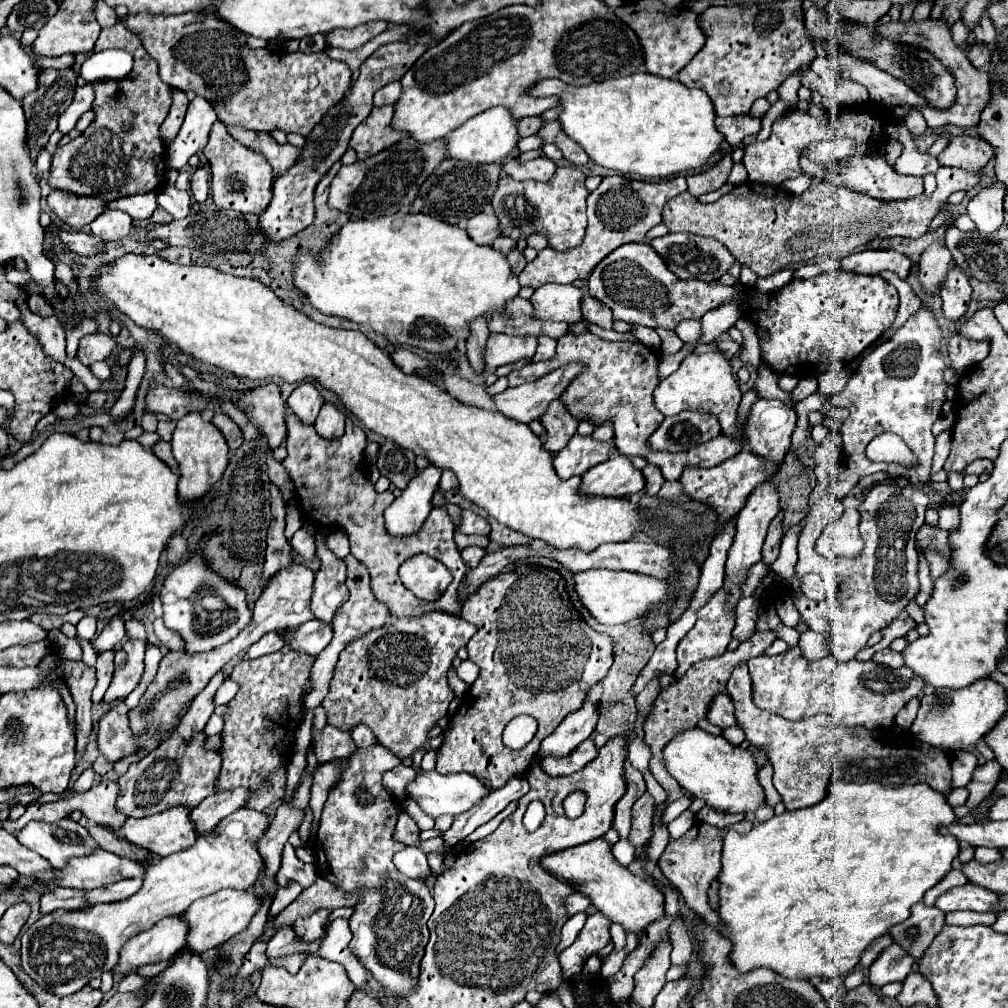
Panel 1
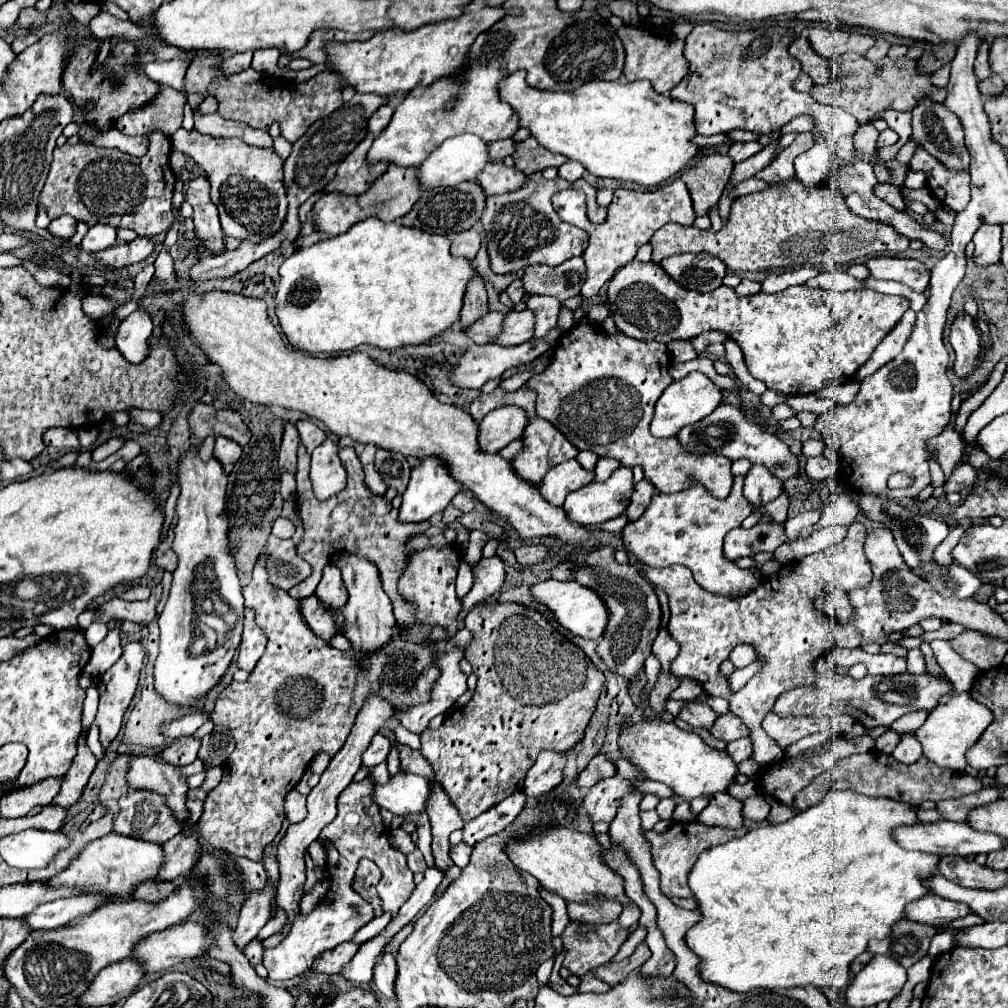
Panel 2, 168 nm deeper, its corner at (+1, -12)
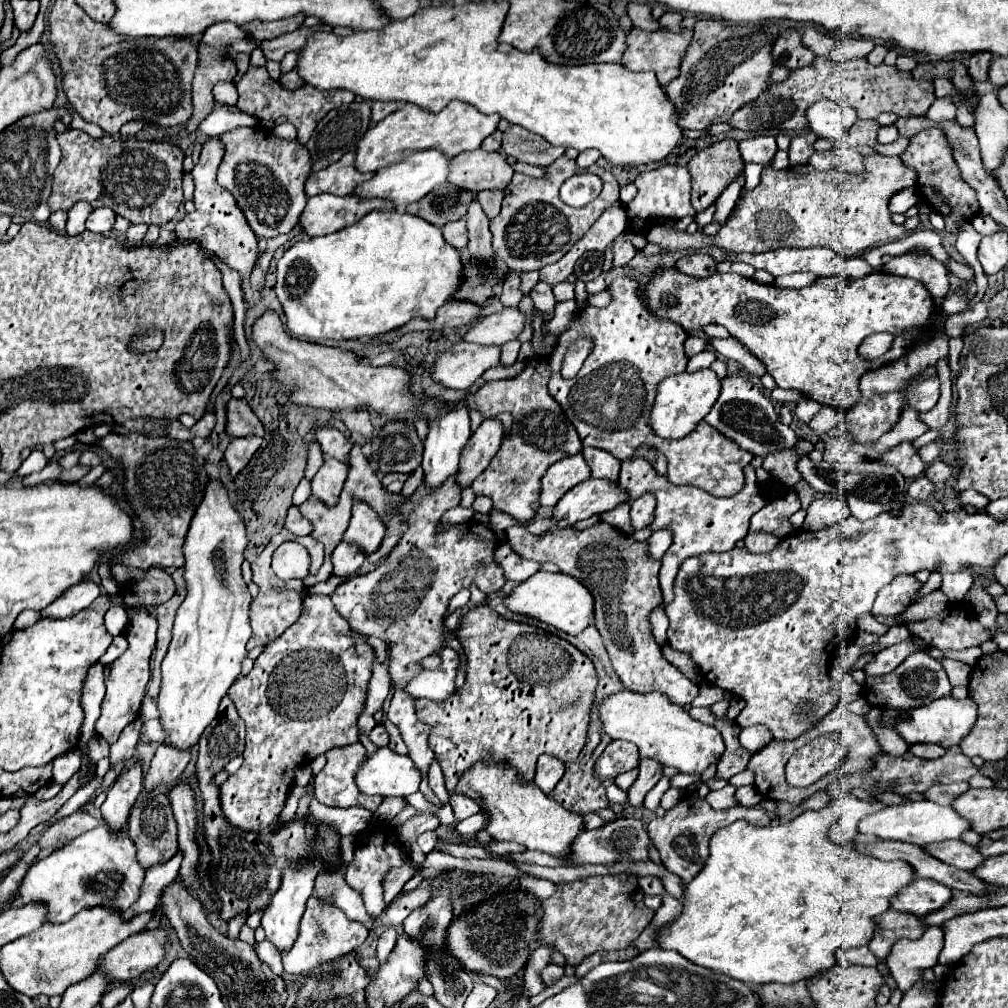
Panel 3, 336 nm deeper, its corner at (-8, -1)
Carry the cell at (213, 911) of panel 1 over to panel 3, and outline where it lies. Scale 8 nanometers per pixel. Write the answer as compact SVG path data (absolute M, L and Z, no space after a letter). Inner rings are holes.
M161 928L129 936L99 960L97 972L105 974L109 982L127 982L137 978L141 972L151 970L161 962L165 944L167 932Z

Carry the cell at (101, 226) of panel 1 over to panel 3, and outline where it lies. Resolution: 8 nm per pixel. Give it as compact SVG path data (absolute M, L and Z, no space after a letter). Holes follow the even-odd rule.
M95 208L87 218L87 228L97 234L107 234L113 228L115 214L109 208Z

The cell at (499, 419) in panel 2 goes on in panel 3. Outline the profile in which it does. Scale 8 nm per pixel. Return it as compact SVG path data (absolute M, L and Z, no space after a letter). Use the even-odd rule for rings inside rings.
M487 418L481 426L473 432L469 442L461 452L461 468L455 476L457 486L463 490L473 484L473 480L489 466L491 458L497 454L499 444L503 438L503 424Z

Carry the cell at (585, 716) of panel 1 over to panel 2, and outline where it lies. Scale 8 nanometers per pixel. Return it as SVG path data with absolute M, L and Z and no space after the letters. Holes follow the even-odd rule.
M540 751L536 757L536 763L528 771L526 783L524 783L524 795L528 797L538 797L542 793L552 791L564 775L566 759L570 751Z

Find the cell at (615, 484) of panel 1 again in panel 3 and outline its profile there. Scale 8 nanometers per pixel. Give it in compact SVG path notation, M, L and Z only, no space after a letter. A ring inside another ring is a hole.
M589 478L587 482L581 482L575 488L571 488L553 506L551 518L555 520L555 524L549 530L565 530L579 520L607 512L627 500L629 500L629 494L625 494L625 490L621 490L617 484Z

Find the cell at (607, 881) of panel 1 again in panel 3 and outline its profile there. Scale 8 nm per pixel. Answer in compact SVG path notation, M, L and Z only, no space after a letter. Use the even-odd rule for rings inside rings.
M477 762L465 770L453 790L455 794L469 796L487 816L485 830L495 840L507 840L527 846L529 850L541 850L547 854L567 854L573 838L583 832L583 818L567 812L551 796L543 794L533 782L523 782L517 770L505 762Z

